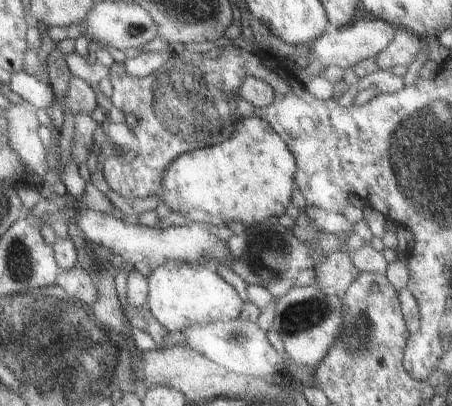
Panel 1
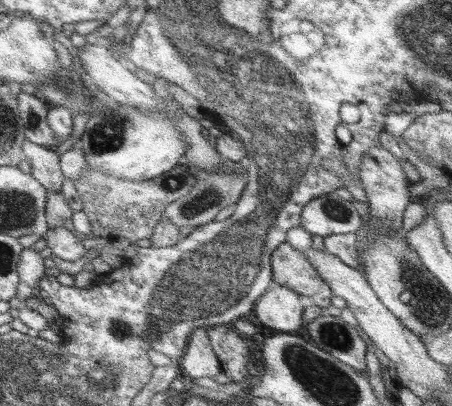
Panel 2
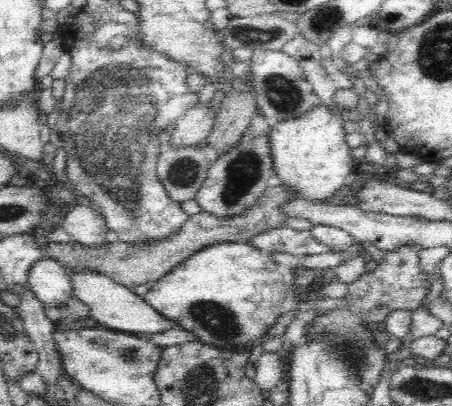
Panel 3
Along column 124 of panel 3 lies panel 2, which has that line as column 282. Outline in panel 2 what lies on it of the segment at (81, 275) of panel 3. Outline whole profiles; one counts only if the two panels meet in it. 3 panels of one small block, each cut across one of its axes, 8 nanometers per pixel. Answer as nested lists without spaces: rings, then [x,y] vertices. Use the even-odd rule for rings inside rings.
[[[273,282],[269,290],[253,304],[253,314],[261,326],[283,334],[295,334],[305,324],[301,318],[303,308],[299,304],[299,296]]]

